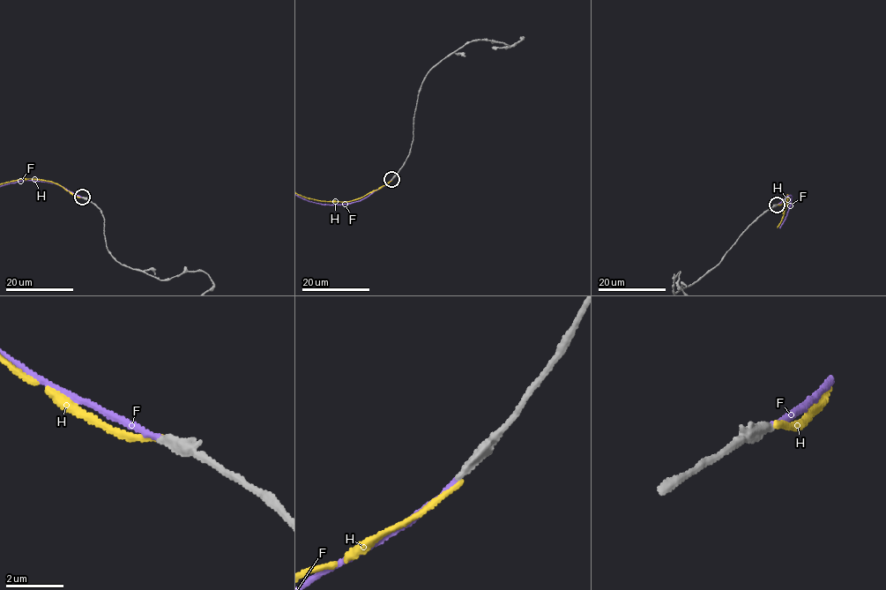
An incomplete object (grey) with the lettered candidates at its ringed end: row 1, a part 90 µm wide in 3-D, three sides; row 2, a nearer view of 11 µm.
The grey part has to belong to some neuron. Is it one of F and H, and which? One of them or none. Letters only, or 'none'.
F

